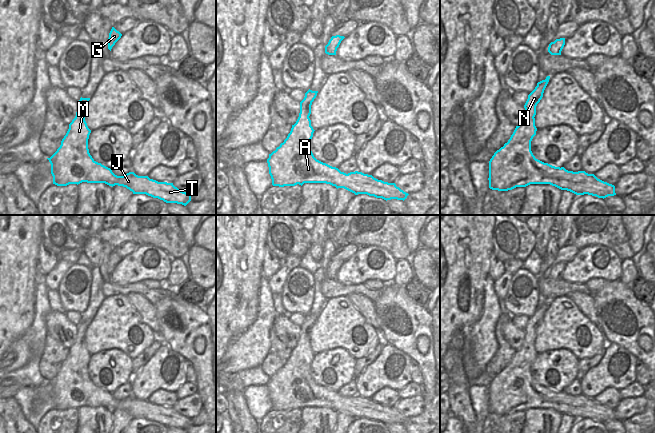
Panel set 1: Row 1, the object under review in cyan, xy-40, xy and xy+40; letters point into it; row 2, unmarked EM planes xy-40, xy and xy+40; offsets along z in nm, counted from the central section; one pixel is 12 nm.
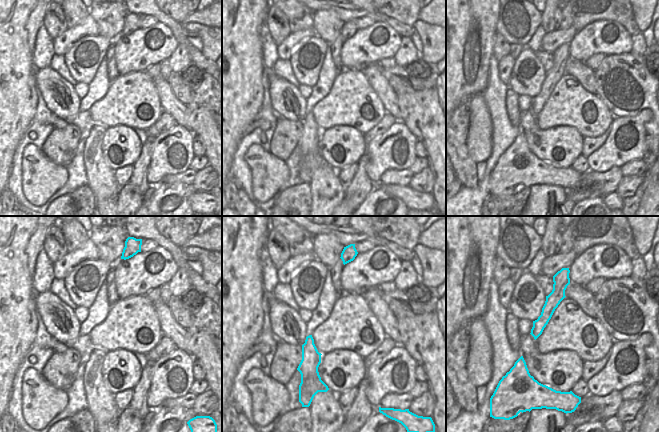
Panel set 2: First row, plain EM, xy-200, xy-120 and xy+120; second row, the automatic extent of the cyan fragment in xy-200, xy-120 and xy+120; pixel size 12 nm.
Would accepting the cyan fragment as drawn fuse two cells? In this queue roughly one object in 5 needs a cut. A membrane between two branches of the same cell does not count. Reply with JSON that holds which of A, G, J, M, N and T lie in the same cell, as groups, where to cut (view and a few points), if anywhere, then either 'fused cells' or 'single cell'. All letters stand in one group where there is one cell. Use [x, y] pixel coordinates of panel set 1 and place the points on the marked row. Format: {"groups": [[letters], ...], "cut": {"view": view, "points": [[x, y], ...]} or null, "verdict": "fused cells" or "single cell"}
{"groups": [["A", "G", "J", "M", "N", "T"]], "cut": null, "verdict": "single cell"}

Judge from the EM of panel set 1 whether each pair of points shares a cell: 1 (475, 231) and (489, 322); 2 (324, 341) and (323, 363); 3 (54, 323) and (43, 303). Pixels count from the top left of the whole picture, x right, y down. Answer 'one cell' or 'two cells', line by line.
1: two cells
2: two cells
3: two cells

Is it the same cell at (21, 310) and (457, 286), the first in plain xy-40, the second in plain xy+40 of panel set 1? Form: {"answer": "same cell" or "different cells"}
{"answer": "same cell"}

